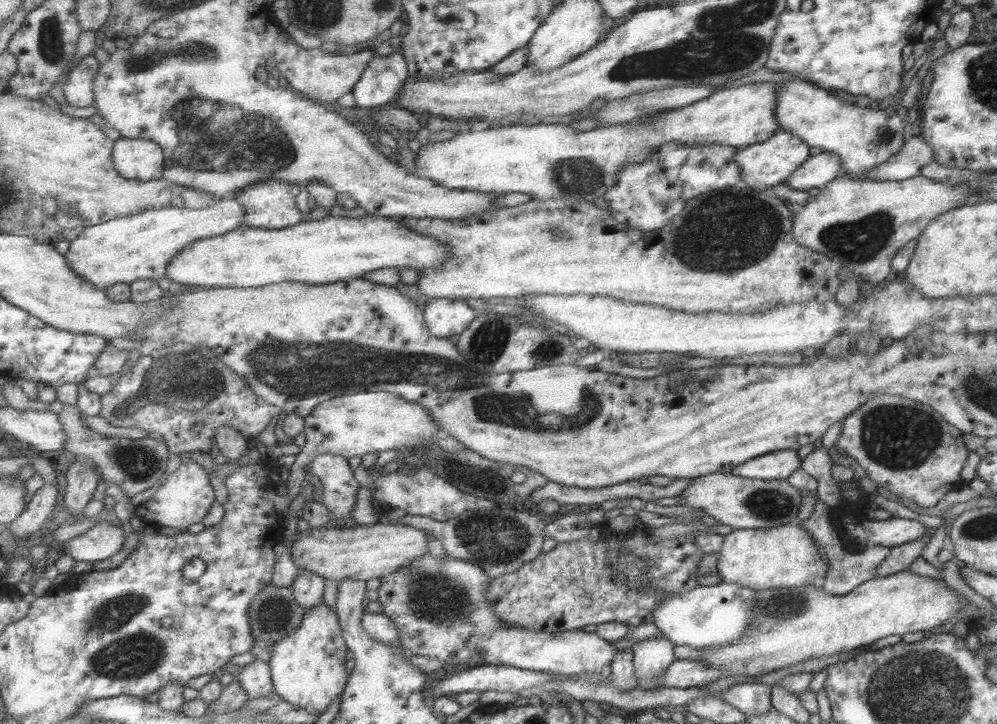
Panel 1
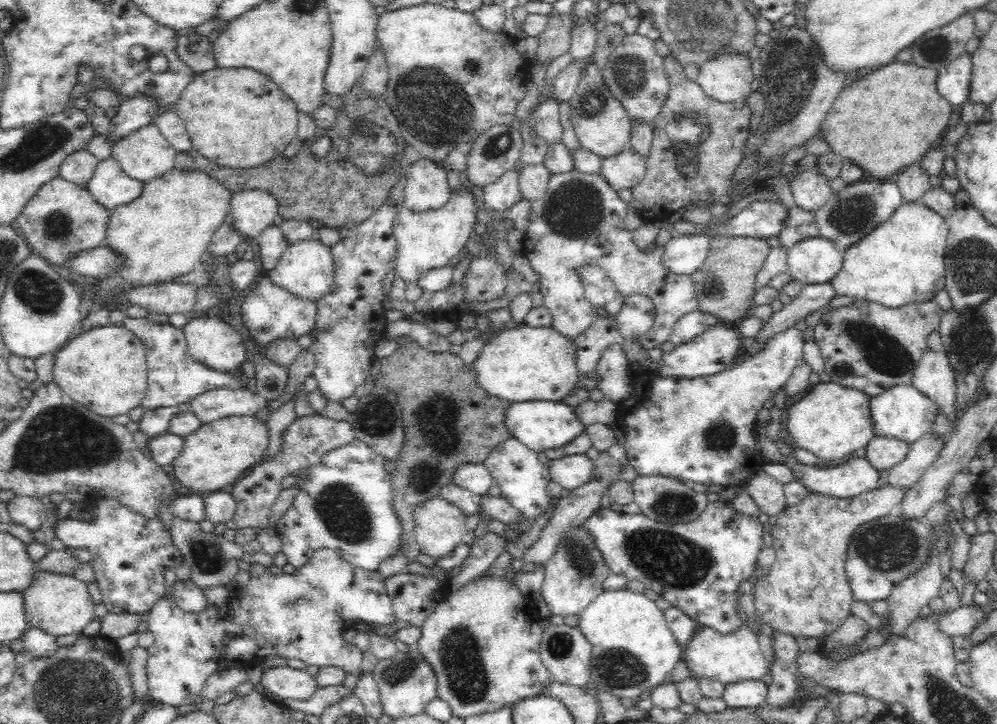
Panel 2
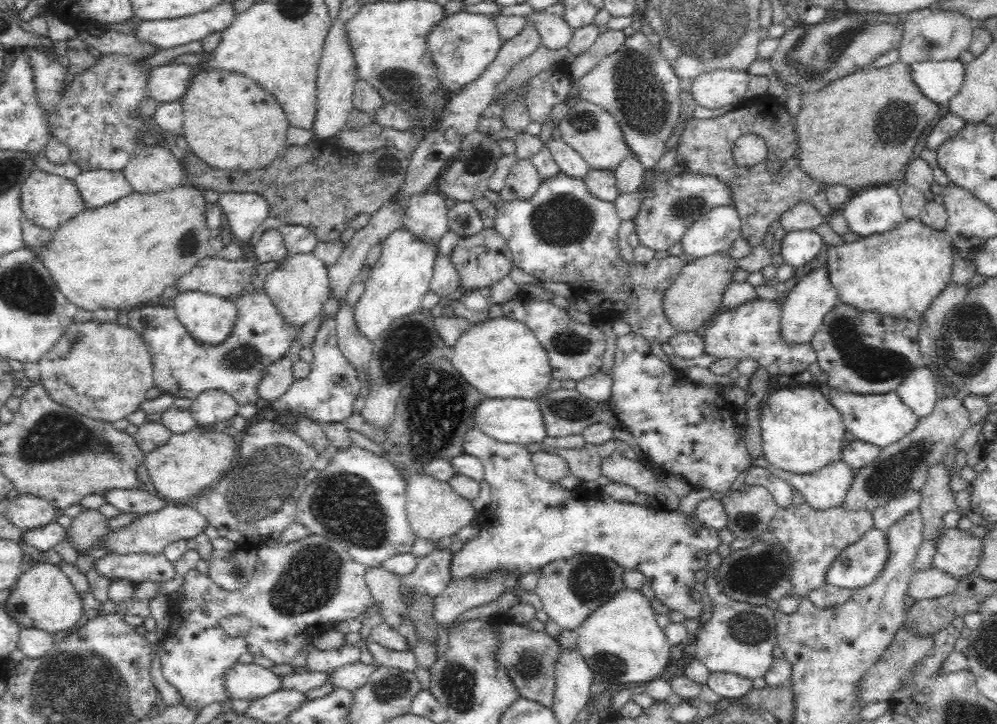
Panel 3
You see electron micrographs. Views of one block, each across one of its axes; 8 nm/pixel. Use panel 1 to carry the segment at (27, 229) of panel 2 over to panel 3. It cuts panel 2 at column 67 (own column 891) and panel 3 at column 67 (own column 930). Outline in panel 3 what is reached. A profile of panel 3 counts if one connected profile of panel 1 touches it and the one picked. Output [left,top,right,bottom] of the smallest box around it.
[20,168,87,231]

